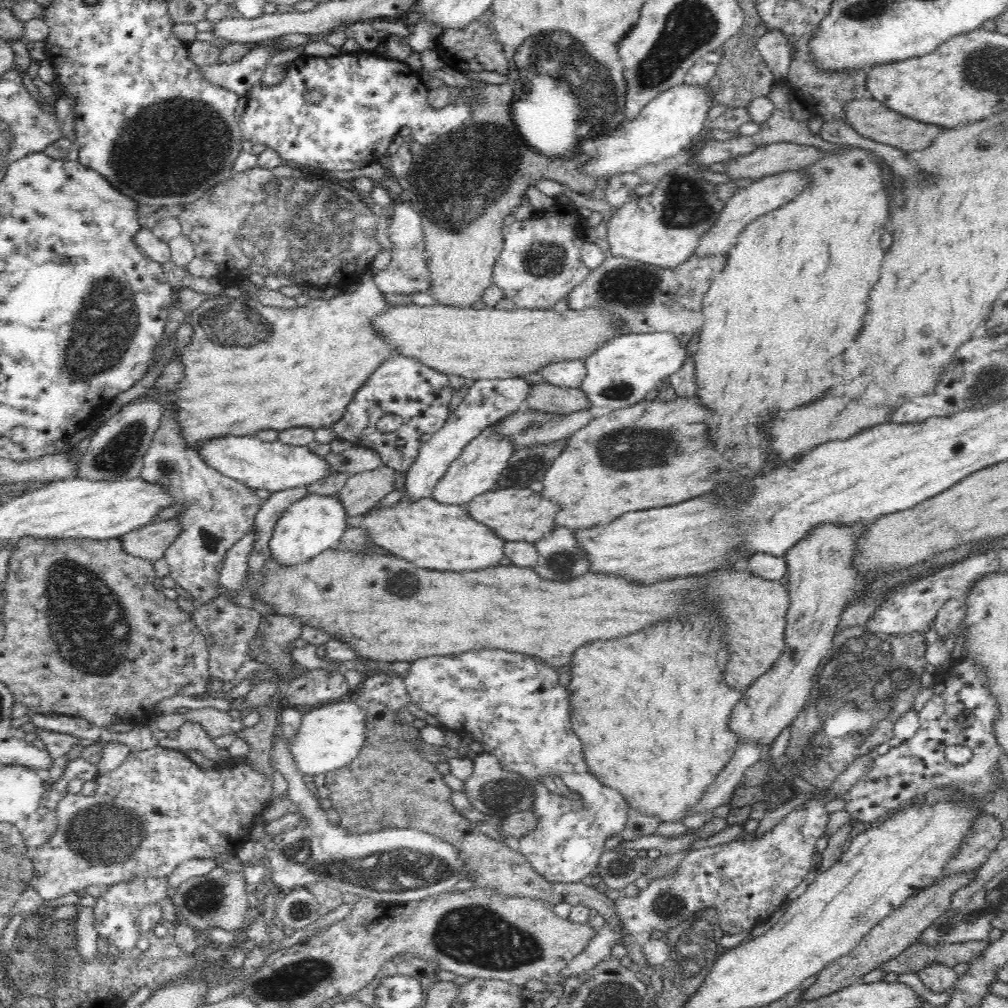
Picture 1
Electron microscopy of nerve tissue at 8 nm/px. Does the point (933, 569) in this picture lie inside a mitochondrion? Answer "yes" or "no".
no

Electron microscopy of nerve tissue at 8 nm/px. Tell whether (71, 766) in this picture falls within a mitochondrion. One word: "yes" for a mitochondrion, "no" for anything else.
no

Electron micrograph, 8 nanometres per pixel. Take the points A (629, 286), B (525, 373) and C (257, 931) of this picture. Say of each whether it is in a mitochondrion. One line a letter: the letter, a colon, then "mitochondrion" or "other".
A: mitochondrion
B: other
C: other

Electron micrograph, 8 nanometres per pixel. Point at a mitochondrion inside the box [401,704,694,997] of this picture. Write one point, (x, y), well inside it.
(474, 934)

